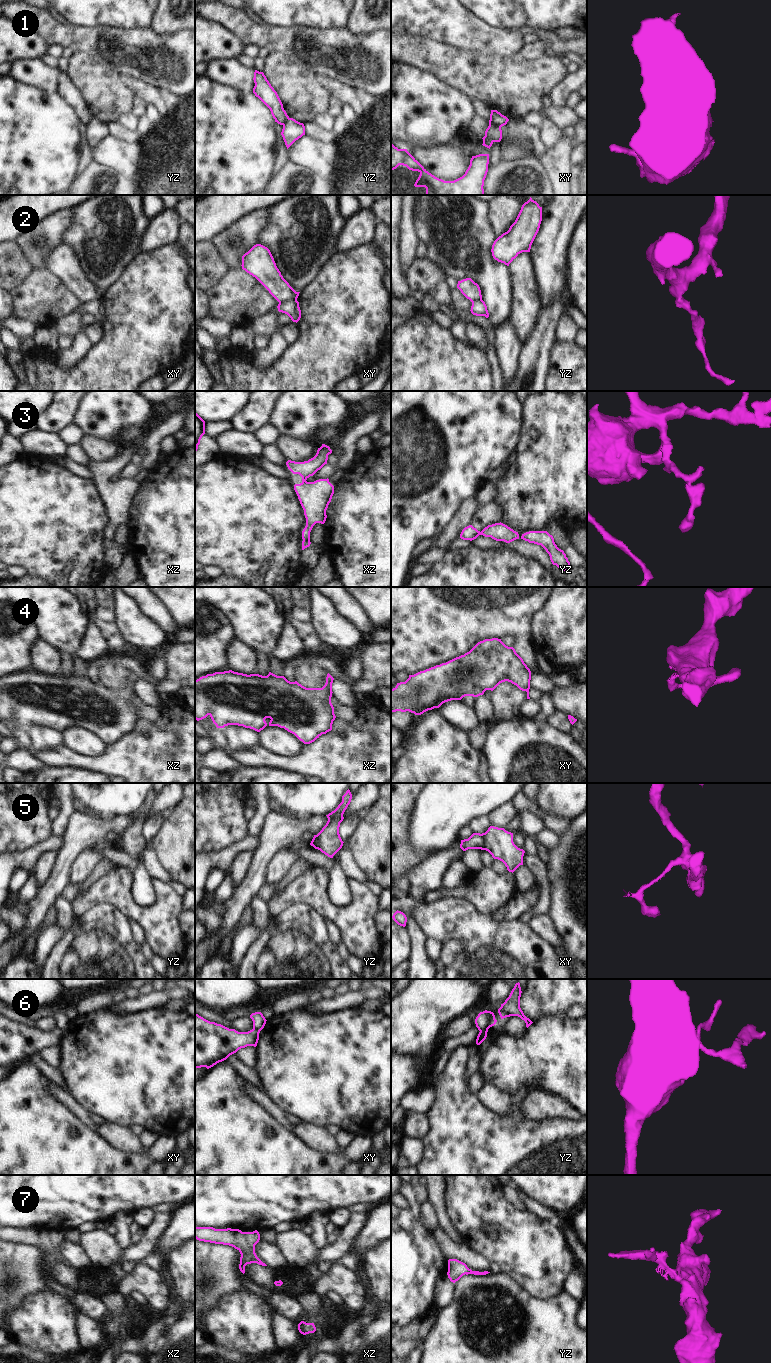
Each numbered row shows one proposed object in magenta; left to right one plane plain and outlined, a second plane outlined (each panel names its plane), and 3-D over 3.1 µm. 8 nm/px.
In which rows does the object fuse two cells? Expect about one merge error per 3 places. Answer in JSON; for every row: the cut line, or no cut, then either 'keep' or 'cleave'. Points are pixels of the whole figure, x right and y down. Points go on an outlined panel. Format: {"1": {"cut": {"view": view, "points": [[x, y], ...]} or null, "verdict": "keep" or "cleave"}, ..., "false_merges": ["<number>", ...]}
{"1": {"cut": {"view": "xy", "points": [[489, 120], [500, 127]]}, "verdict": "cleave"}, "2": {"cut": {"view": "xy", "points": [[296, 299], [287, 299], [279, 303]]}, "verdict": "cleave"}, "3": {"cut": null, "verdict": "keep"}, "4": {"cut": {"view": "xz", "points": [[333, 678], [331, 684]]}, "verdict": "cleave"}, "5": {"cut": {"view": "xy", "points": [[482, 834], [483, 847], [481, 849]]}, "verdict": "cleave"}, "6": {"cut": {"view": "yz", "points": [[487, 1029], [480, 1031]]}, "verdict": "cleave"}, "7": {"cut": null, "verdict": "keep"}, "false_merges": ["1", "2", "4", "5", "6"]}

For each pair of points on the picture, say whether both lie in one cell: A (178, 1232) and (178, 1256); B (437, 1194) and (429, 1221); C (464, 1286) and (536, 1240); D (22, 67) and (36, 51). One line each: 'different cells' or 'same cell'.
A: different cells
B: different cells
C: different cells
D: different cells

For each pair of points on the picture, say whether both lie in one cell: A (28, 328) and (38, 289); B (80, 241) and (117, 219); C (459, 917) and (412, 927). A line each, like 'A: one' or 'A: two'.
A: two
B: one
C: two

